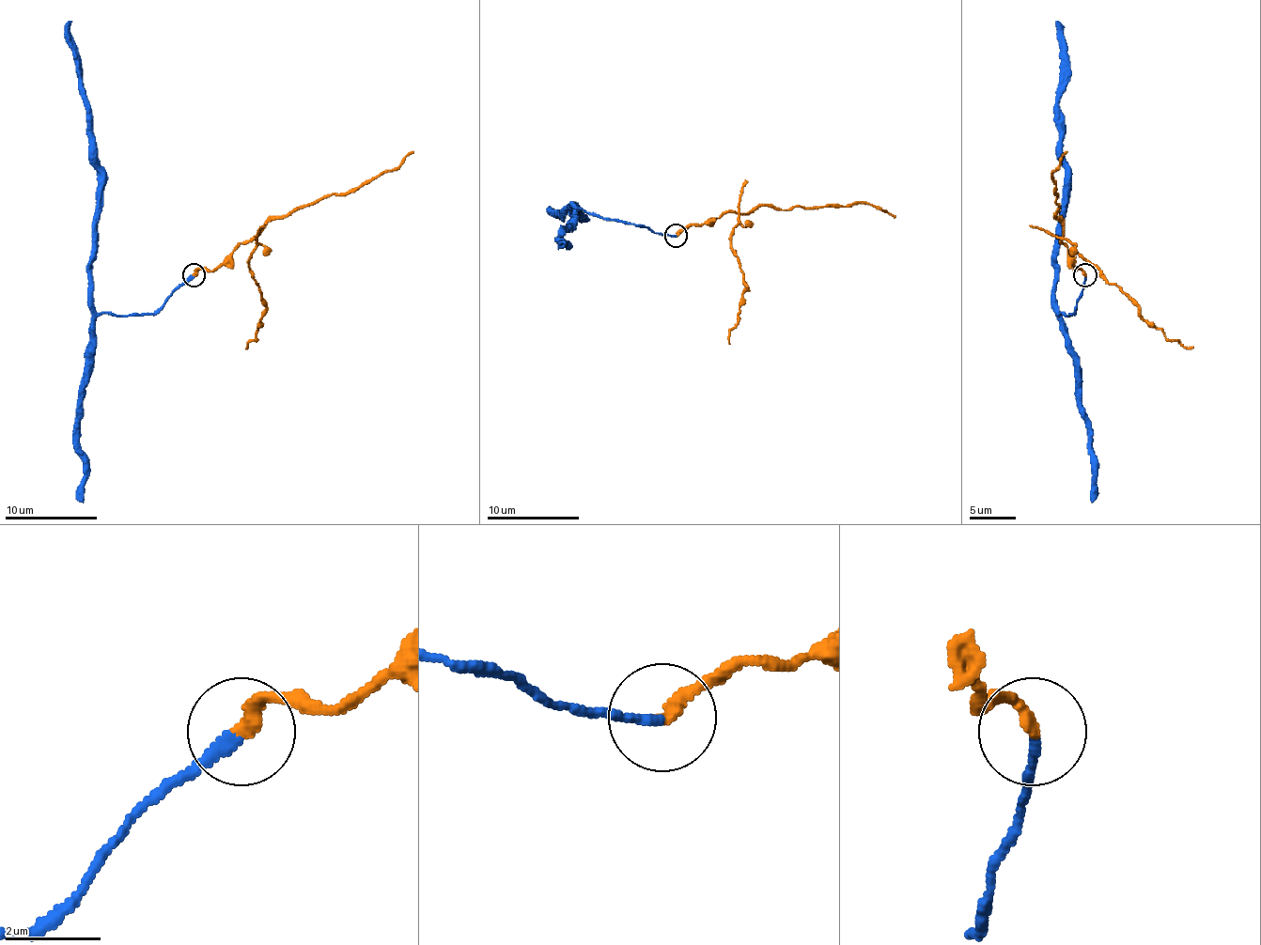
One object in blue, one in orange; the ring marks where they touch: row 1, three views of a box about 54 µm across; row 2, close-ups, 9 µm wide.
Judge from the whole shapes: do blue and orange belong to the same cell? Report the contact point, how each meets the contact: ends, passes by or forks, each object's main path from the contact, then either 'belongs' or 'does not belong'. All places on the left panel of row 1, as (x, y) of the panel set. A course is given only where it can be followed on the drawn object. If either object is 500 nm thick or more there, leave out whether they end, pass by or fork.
at (194, 275); blue ends there; orange ends there; blue runs (192, 274), (153, 314), (120, 316), (95, 311), (90, 251), (100, 163), (95, 157), (90, 106), (68, 21); orange runs (194, 274), (199, 270), (215, 270), (277, 217), (291, 214), (333, 193), (356, 192), (413, 152); belongs

